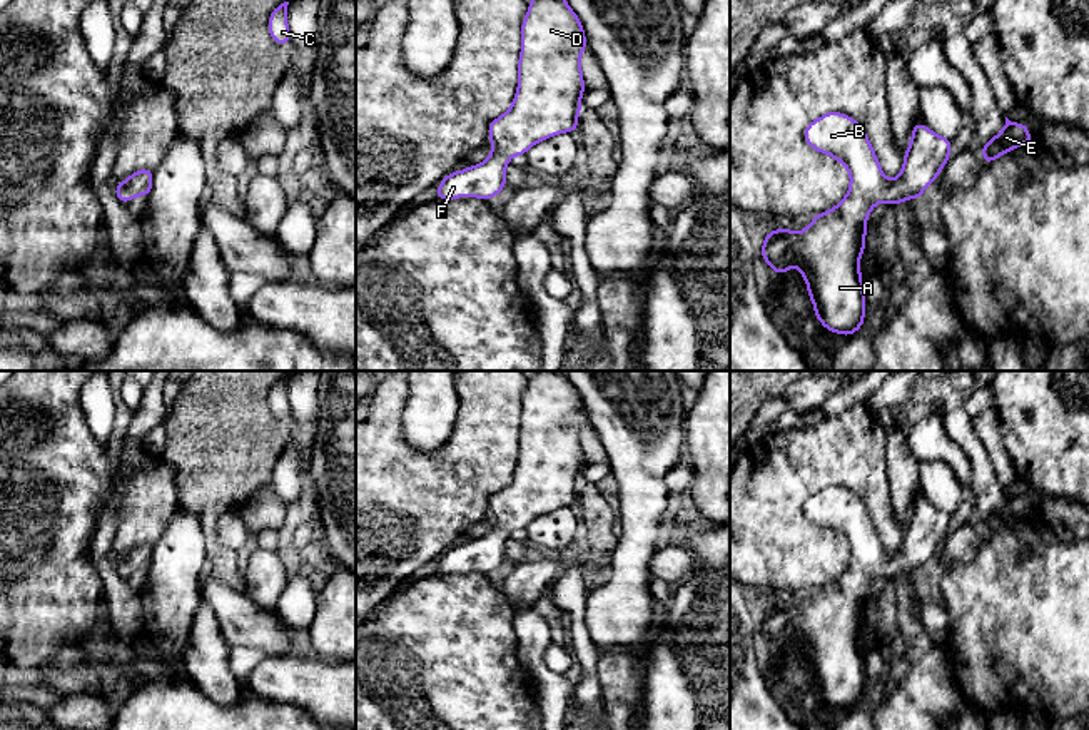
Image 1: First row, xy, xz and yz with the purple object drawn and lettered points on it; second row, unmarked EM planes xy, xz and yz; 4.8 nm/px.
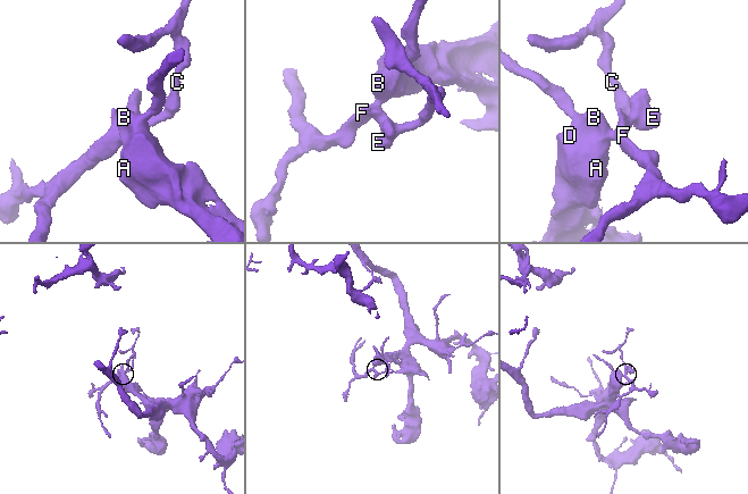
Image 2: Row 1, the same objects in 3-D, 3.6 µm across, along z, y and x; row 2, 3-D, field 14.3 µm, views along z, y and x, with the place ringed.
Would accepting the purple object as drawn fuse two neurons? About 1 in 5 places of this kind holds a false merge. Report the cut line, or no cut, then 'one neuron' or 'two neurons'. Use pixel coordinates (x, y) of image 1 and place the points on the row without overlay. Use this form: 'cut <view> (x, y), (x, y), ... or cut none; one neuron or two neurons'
cut none; one neuron

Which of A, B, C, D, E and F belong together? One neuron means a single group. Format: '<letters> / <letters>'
A B C D E F

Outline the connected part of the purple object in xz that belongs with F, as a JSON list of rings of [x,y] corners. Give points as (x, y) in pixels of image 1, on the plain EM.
[[[533,371],[521,398],[518,463],[511,481],[489,496],[489,531],[454,545],[438,558],[439,575],[489,575],[506,561],[506,540],[534,518],[576,506],[586,464],[581,426],[588,421],[580,391],[565,371]]]

